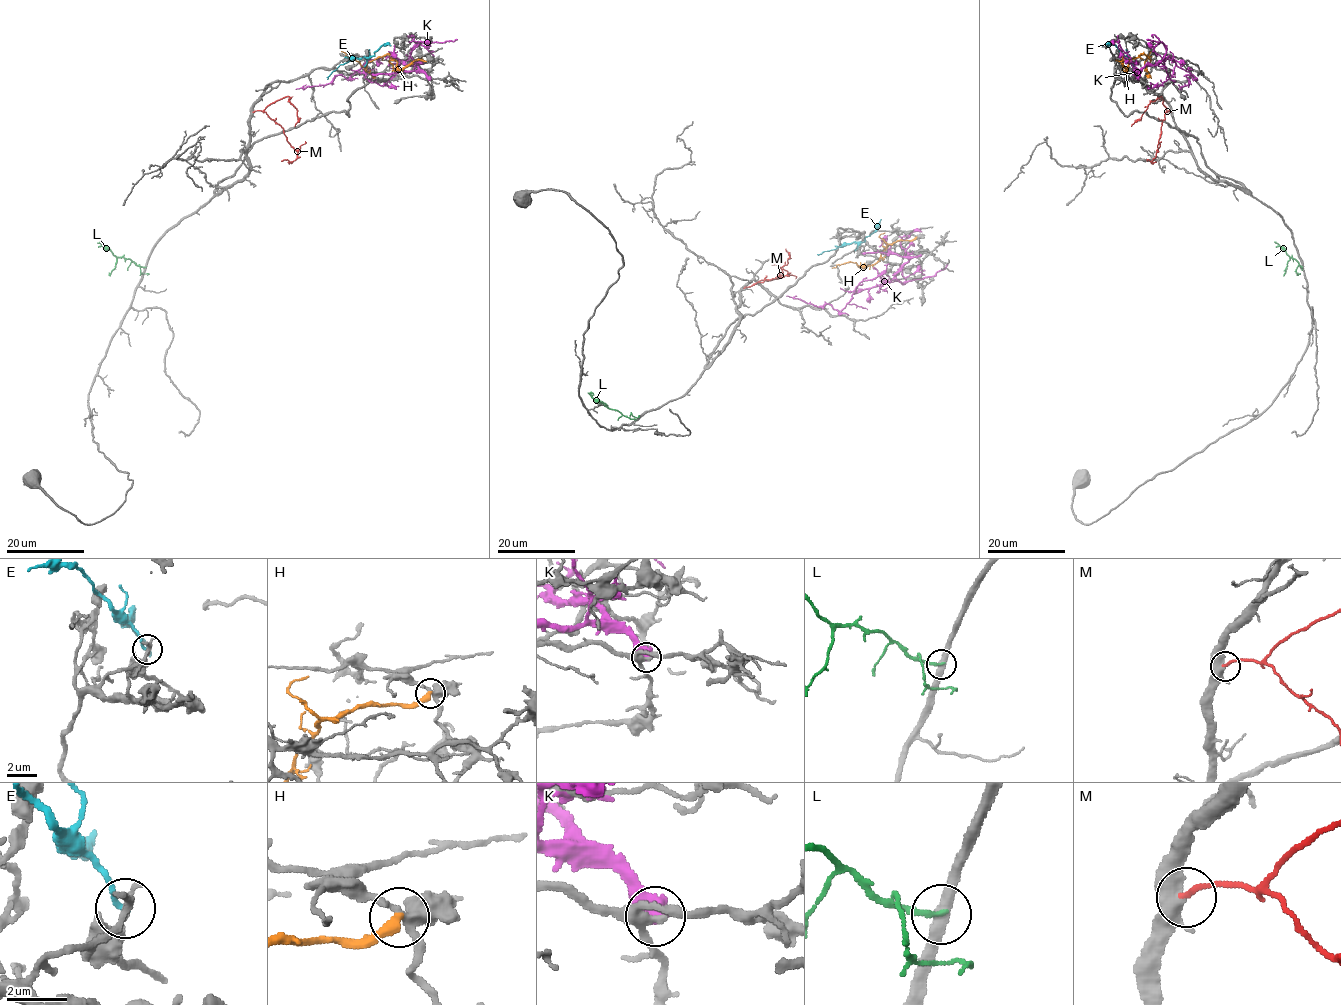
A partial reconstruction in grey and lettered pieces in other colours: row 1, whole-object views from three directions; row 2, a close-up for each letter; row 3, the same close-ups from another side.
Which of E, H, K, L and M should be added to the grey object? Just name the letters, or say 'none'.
M

